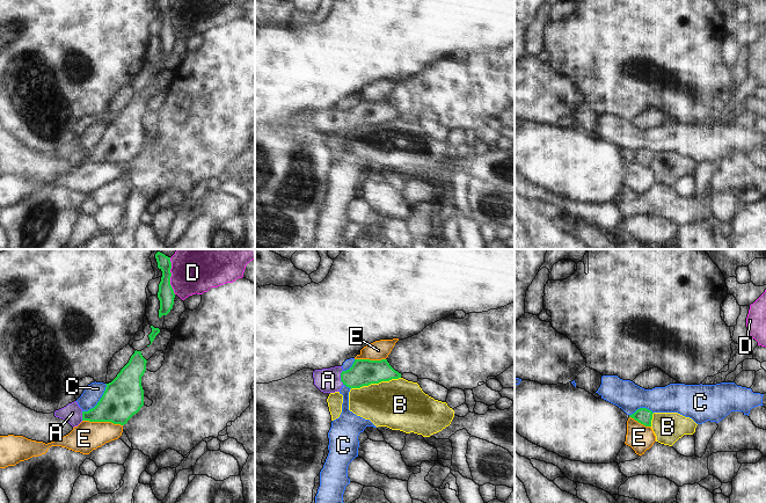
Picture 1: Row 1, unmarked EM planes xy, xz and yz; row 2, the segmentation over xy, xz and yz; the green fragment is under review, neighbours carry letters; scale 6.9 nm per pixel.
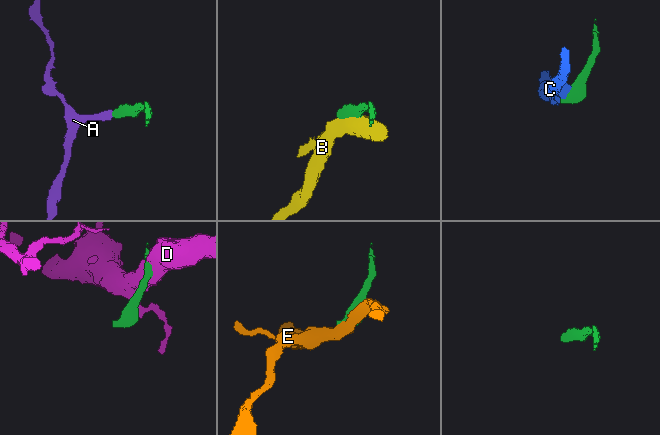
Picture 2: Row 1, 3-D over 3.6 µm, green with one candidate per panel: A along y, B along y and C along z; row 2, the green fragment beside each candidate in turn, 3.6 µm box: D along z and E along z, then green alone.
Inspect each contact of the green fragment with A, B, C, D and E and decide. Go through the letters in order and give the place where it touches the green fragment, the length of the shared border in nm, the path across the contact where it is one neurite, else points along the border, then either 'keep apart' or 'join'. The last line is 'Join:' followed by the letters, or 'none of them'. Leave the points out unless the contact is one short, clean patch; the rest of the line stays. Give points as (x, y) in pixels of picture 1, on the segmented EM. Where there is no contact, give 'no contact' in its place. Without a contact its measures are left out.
A: contact xz (341, 377); length 100 nm; way xz (363, 372), (356, 377), (341, 377), (328, 380); join
B: contact xz (376, 383); length 360 nm; border xz (400, 377), (351, 388); keep apart
C: contact xy (99, 401); length 260 nm; border xy (106, 384), (106, 389), (100, 400), (93, 407), (82, 412); keep apart
D: contact xy (170, 276); length 260 nm; border xy (169, 257), (170, 286), (175, 293); keep apart
E: contact xy (102, 421); length 280 nm; border xy (82, 420), (110, 421), (122, 425); keep apart
Join: A

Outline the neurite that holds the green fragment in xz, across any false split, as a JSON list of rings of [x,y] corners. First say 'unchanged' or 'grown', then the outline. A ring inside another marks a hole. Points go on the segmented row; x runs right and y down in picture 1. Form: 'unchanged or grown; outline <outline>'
grown; outline [[[355,359],[352,366],[344,371],[342,366],[315,370],[314,385],[323,393],[340,392],[343,385],[349,388],[360,388],[371,384],[401,378],[387,359]]]

